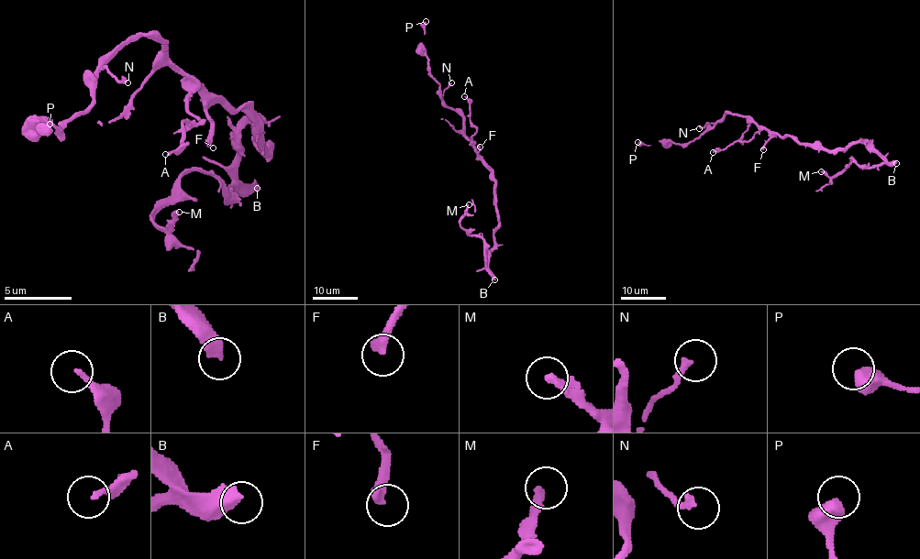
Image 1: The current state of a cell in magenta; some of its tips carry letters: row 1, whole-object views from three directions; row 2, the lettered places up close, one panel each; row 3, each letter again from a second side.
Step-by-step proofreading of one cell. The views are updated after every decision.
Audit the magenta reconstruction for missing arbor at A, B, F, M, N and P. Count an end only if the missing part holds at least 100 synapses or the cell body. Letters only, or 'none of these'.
B

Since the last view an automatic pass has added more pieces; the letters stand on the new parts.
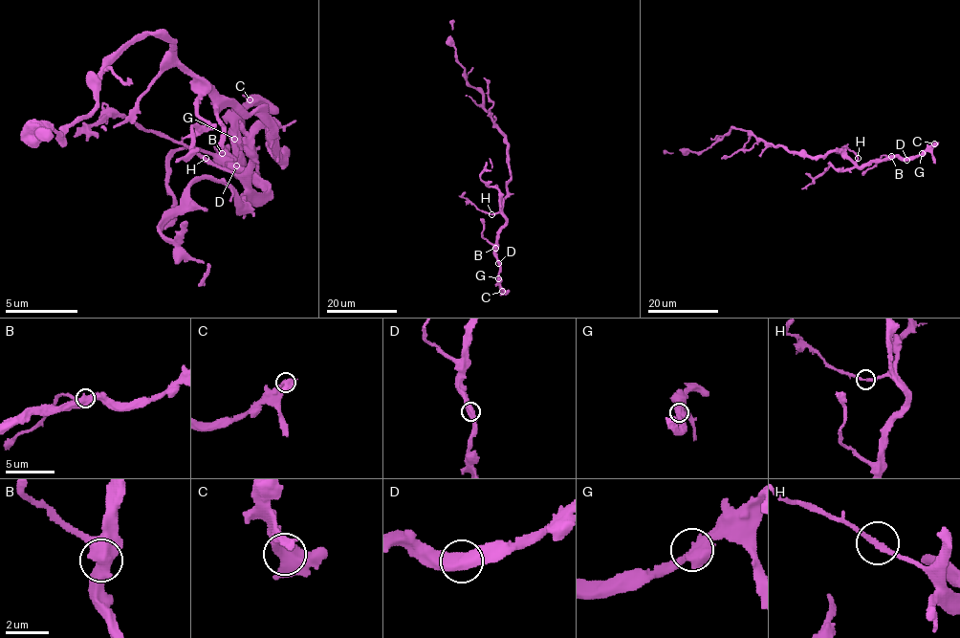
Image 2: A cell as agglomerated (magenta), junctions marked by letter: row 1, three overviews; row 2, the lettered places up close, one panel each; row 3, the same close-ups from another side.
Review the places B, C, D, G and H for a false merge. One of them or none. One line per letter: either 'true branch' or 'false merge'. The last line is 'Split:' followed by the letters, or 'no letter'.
B: true branch
C: true branch
D: true branch
G: true branch
H: true branch
Split: no letter

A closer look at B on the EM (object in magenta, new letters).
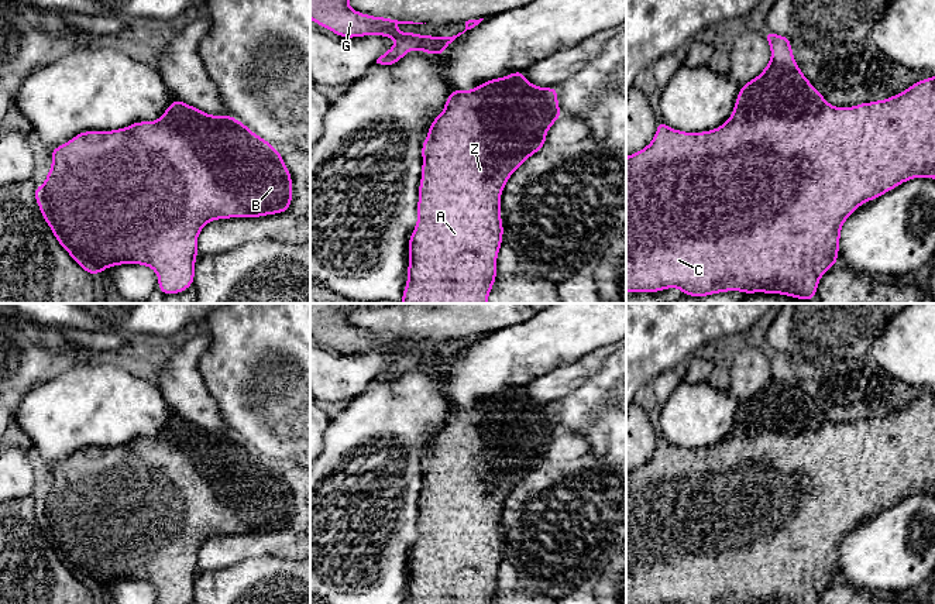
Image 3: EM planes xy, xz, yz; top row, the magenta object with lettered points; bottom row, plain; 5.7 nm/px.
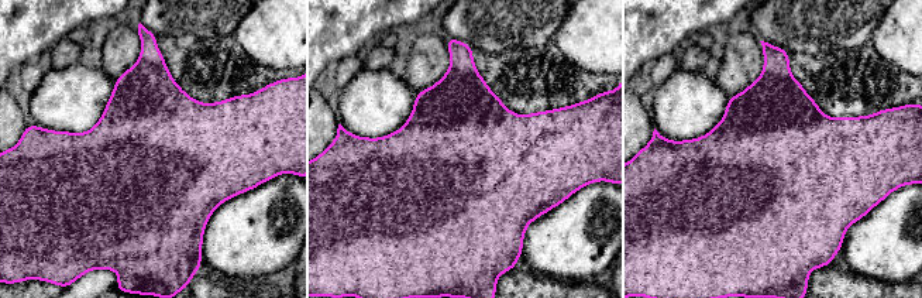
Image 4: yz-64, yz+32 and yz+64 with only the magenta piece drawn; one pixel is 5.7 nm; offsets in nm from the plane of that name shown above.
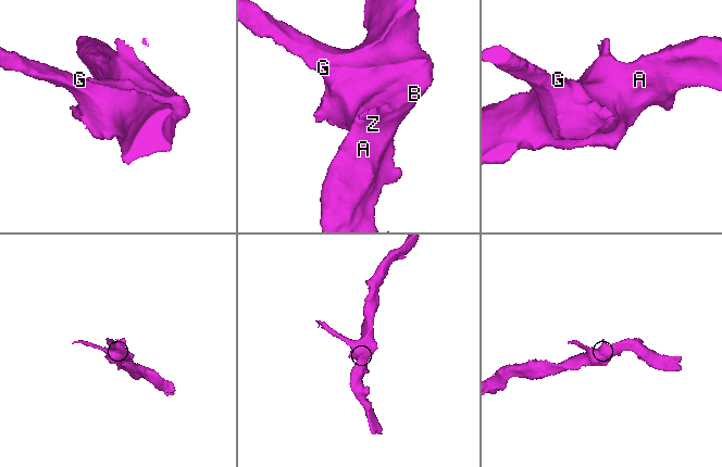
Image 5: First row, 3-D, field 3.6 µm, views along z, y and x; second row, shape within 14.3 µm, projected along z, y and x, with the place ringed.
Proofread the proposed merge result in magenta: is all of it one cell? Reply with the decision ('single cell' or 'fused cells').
single cell

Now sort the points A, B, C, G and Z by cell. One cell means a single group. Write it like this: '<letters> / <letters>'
A B C G Z

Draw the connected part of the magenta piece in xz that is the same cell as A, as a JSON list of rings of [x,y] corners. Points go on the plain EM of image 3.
[[[516,387],[475,402],[472,406],[454,405],[446,415],[444,426],[430,439],[422,459],[422,495],[416,524],[417,539],[408,567],[408,598],[405,604],[492,604],[496,597],[496,576],[502,562],[503,540],[501,511],[511,491],[522,478],[546,461],[546,450],[563,430],[556,404],[539,404]]]

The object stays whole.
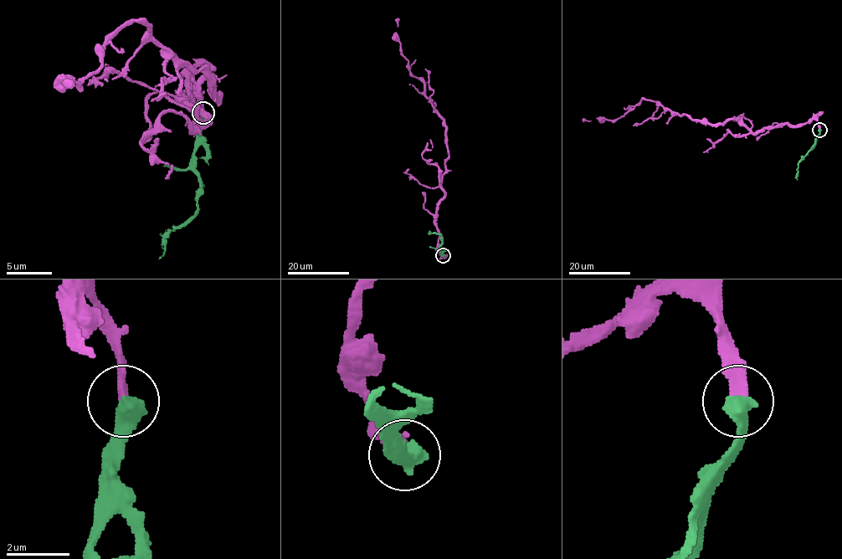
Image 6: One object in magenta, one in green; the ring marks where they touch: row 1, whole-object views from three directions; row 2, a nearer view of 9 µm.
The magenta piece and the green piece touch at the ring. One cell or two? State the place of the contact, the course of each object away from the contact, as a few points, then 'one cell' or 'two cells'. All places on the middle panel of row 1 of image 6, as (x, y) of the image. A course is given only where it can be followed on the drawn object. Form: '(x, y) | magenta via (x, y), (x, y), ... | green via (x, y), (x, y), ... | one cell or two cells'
(443, 255) | magenta via (443, 255), (435, 214), (444, 193), (441, 176), (448, 157), (446, 127), (401, 51), (398, 17) | green via (443, 255), (441, 234), (428, 233) | one cell

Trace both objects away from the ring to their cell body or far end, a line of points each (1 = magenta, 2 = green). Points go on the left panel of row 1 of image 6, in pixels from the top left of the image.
1: (202, 112), (191, 82), (179, 96), (207, 123), (197, 87), (218, 94), (202, 69), (131, 21), (73, 80)
2: (202, 112), (195, 161), (200, 189), (197, 209), (168, 234), (163, 255), (159, 259)

